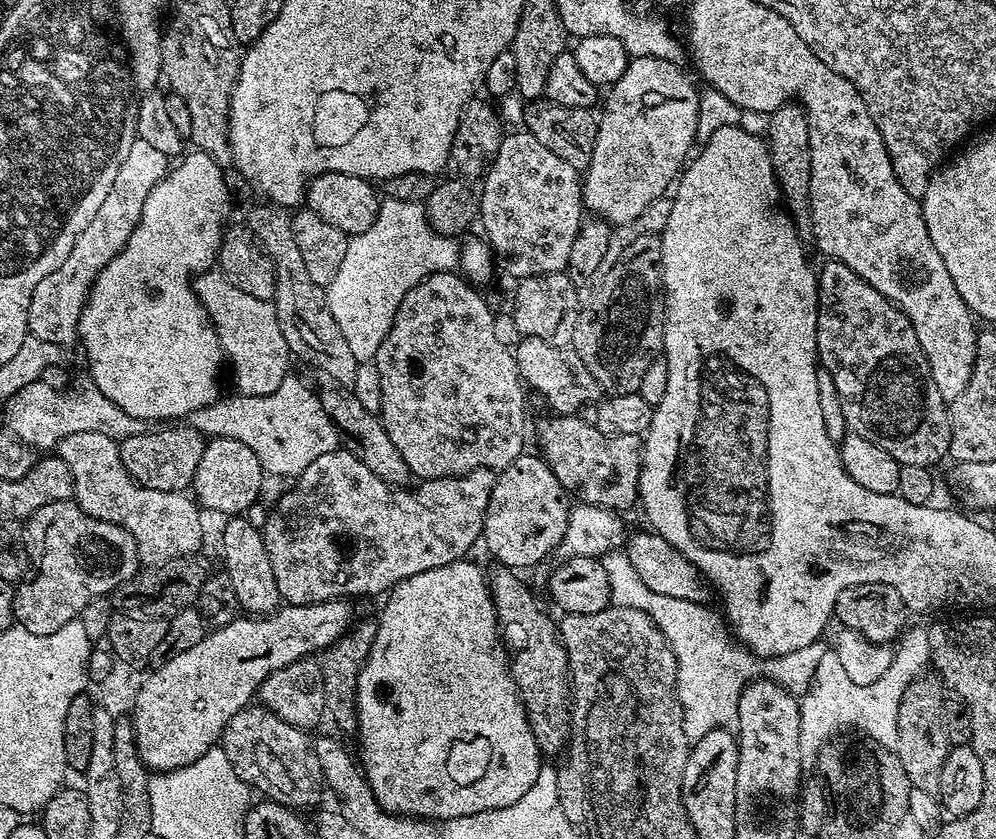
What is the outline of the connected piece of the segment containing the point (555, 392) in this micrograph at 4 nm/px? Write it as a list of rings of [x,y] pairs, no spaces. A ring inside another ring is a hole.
[[[533,336],[523,337],[520,344],[515,345],[516,365],[519,368],[521,379],[527,387],[532,387],[542,394],[551,408],[558,414],[576,414],[586,404],[593,405],[600,399],[602,385],[593,376],[593,372],[586,366],[580,353],[571,347],[554,347],[544,339]]]

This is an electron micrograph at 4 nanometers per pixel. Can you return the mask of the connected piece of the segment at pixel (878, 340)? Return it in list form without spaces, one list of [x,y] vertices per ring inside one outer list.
[[[831,258],[823,261],[824,269],[821,267],[818,272],[818,283],[820,285],[820,318],[816,332],[816,344],[818,349],[818,360],[822,365],[823,371],[832,375],[832,384],[836,387],[836,392],[840,395],[840,404],[844,407],[844,418],[848,422],[849,429],[853,433],[861,435],[862,438],[869,439],[870,442],[876,443],[886,450],[887,454],[893,456],[897,462],[903,466],[936,466],[943,456],[949,455],[948,447],[952,441],[952,418],[950,415],[949,401],[942,398],[942,394],[938,394],[938,386],[934,386],[934,378],[930,370],[930,362],[926,358],[926,354],[922,350],[922,342],[918,342],[918,334],[914,330],[914,326],[910,322],[910,318],[901,309],[896,307],[892,301],[887,300],[878,290],[874,290],[874,286],[870,286],[859,276],[854,274],[854,270],[850,270],[850,266],[846,266],[840,260]]]

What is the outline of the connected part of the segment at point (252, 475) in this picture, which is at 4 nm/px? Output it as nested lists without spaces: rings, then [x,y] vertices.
[[[212,438],[204,445],[190,488],[201,509],[221,512],[224,518],[236,518],[259,501],[256,499],[264,488],[264,476],[264,463],[250,446],[242,446],[242,442],[228,438]]]

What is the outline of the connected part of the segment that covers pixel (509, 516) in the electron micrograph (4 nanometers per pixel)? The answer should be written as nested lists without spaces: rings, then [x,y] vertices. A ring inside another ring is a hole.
[[[522,454],[509,468],[497,475],[496,485],[488,503],[482,544],[492,551],[497,565],[521,570],[540,564],[552,551],[561,547],[568,529],[569,493],[552,473],[543,455]]]

